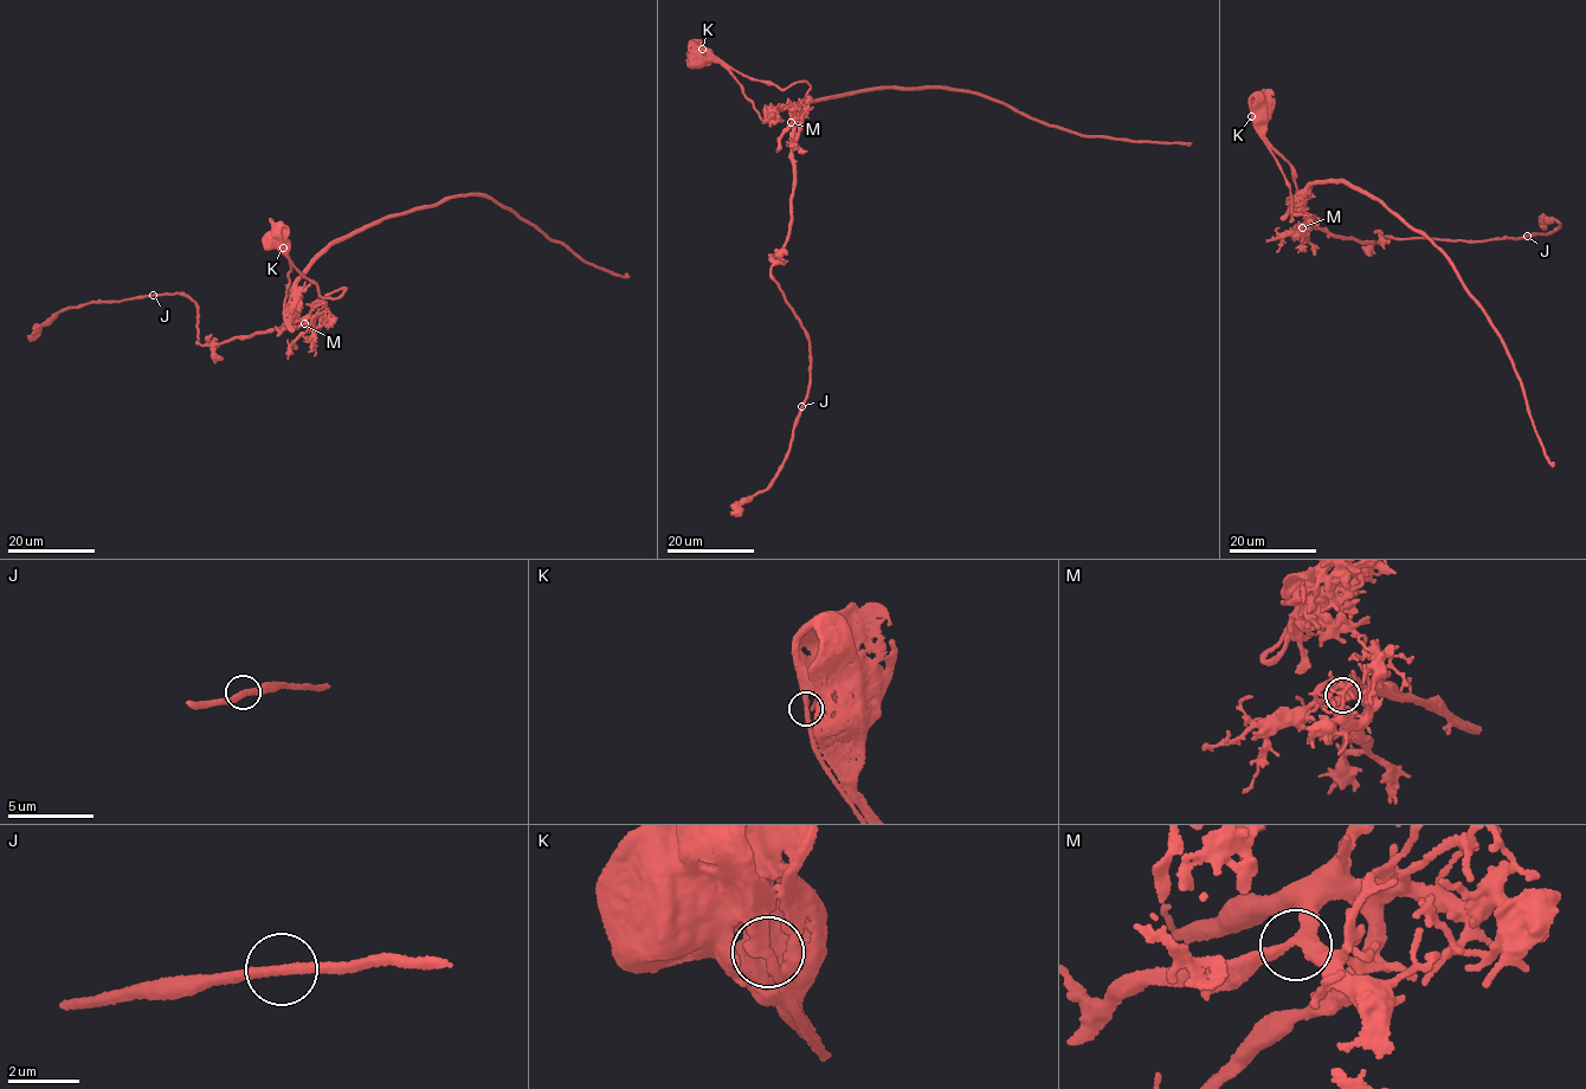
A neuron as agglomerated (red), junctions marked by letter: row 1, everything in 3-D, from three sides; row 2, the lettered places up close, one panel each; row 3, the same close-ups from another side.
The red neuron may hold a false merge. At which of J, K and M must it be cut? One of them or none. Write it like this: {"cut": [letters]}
{"cut": ["K"]}

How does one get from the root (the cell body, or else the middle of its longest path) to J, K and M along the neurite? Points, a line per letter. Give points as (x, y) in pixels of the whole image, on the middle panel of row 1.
J: (695, 63), (715, 60), (779, 88), (810, 87), (791, 141), (788, 232), (772, 269), (808, 341), (803, 406)
K: (695, 63), (702, 49)
M: (695, 63), (696, 66), (715, 60), (779, 88), (806, 82), (808, 91), (794, 123), (791, 122)

